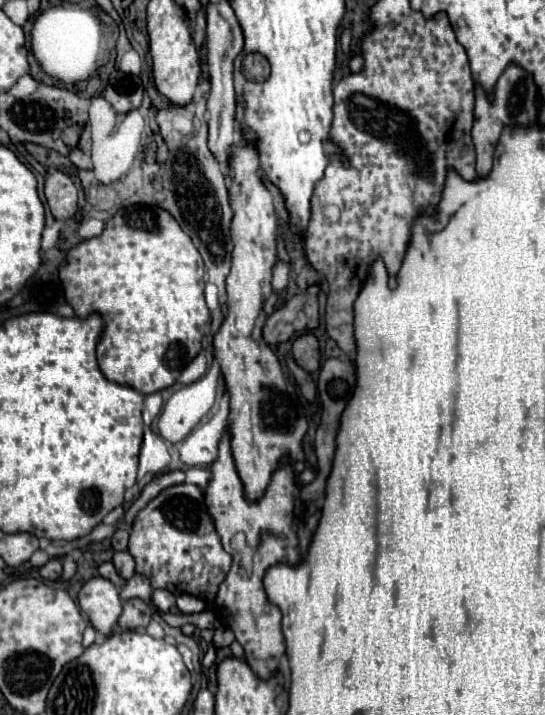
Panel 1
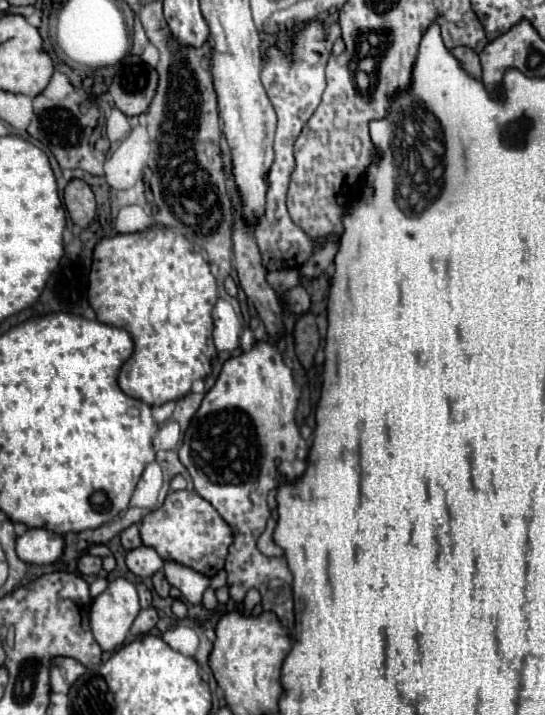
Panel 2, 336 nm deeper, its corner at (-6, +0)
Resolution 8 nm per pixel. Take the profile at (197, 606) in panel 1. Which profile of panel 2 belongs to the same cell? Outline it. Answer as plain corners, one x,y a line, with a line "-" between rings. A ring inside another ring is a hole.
174,562
164,564
164,574
166,574
166,580
170,582
170,586
176,586
182,592
184,602
188,602
188,604
202,602
202,594
208,588
210,578
206,578
182,564
174,564

